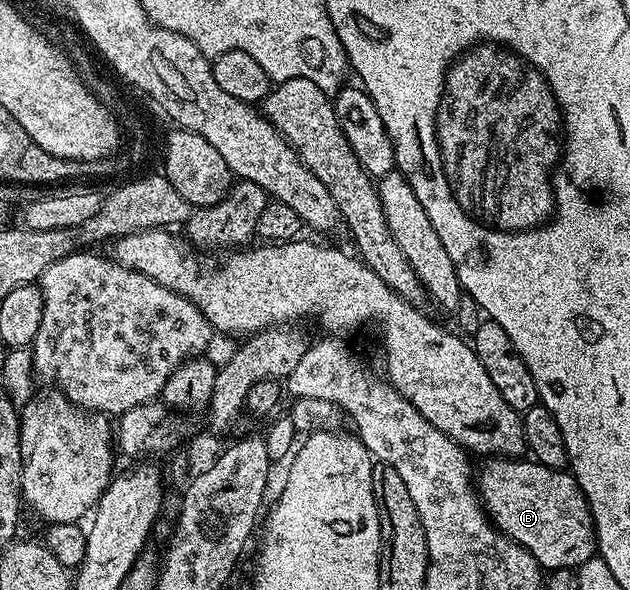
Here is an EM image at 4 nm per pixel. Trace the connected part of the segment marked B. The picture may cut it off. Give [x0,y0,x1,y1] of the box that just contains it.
[479,457,596,572]

